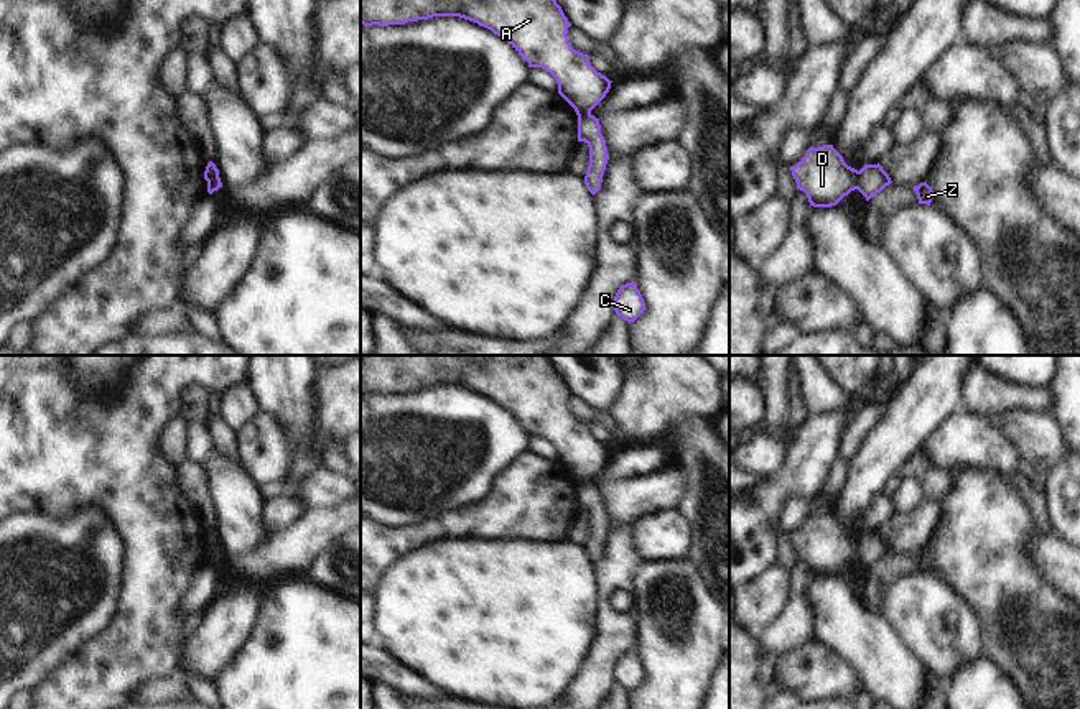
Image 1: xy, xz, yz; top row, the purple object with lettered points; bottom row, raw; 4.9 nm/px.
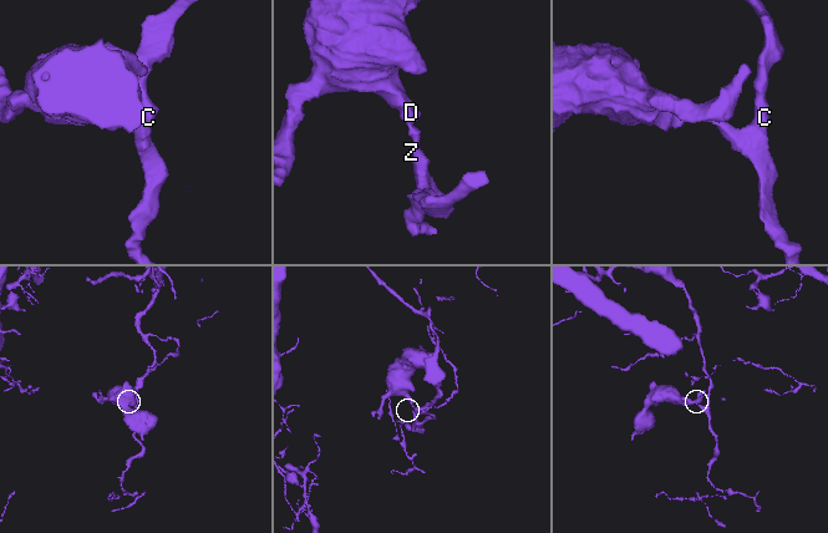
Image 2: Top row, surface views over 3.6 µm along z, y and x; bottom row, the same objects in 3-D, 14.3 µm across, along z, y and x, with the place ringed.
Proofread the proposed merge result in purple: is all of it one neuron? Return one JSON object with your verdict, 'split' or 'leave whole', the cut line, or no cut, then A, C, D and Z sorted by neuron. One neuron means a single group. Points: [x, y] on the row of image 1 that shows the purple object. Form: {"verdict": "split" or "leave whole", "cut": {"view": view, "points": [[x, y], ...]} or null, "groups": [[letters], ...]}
{"verdict": "split", "cut": {"view": "yz", "points": [[860, 171], [855, 188]]}, "groups": [["A", "D"], ["C", "Z"]]}

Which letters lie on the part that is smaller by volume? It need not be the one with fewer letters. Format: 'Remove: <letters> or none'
Remove: A, D

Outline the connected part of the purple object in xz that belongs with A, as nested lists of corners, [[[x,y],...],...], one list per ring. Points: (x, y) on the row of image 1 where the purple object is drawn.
[[[361,0],[361,25],[364,26],[405,25],[433,16],[459,16],[505,39],[528,63],[528,67],[542,67],[555,77],[558,94],[578,117],[591,114],[611,89],[612,81],[598,72],[589,56],[576,51],[568,41],[566,33],[571,23],[556,0]]]

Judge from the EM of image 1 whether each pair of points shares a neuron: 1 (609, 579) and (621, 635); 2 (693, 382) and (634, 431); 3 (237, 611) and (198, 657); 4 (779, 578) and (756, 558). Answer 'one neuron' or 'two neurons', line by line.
1: one neuron
2: one neuron
3: one neuron
4: two neurons

